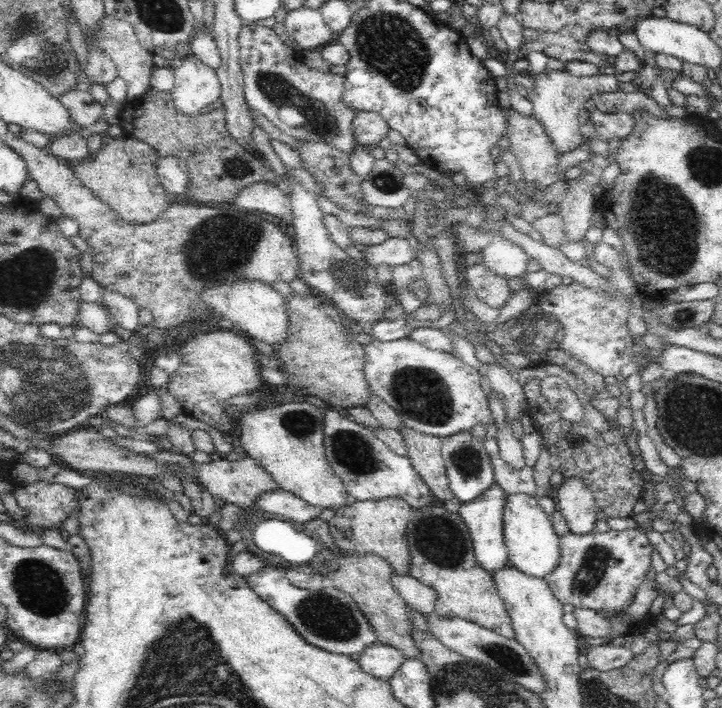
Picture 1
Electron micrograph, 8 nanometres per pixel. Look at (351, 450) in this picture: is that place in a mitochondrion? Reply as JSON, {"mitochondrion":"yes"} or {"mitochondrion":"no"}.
{"mitochondrion":"yes"}

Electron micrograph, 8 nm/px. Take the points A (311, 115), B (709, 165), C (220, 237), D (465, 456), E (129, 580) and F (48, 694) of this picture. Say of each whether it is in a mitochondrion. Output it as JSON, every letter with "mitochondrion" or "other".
{"A":"mitochondrion","B":"mitochondrion","C":"mitochondrion","D":"mitochondrion","E":"other","F":"mitochondrion"}

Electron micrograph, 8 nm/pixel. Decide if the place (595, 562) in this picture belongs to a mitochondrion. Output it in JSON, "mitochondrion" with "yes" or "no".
{"mitochondrion":"yes"}

